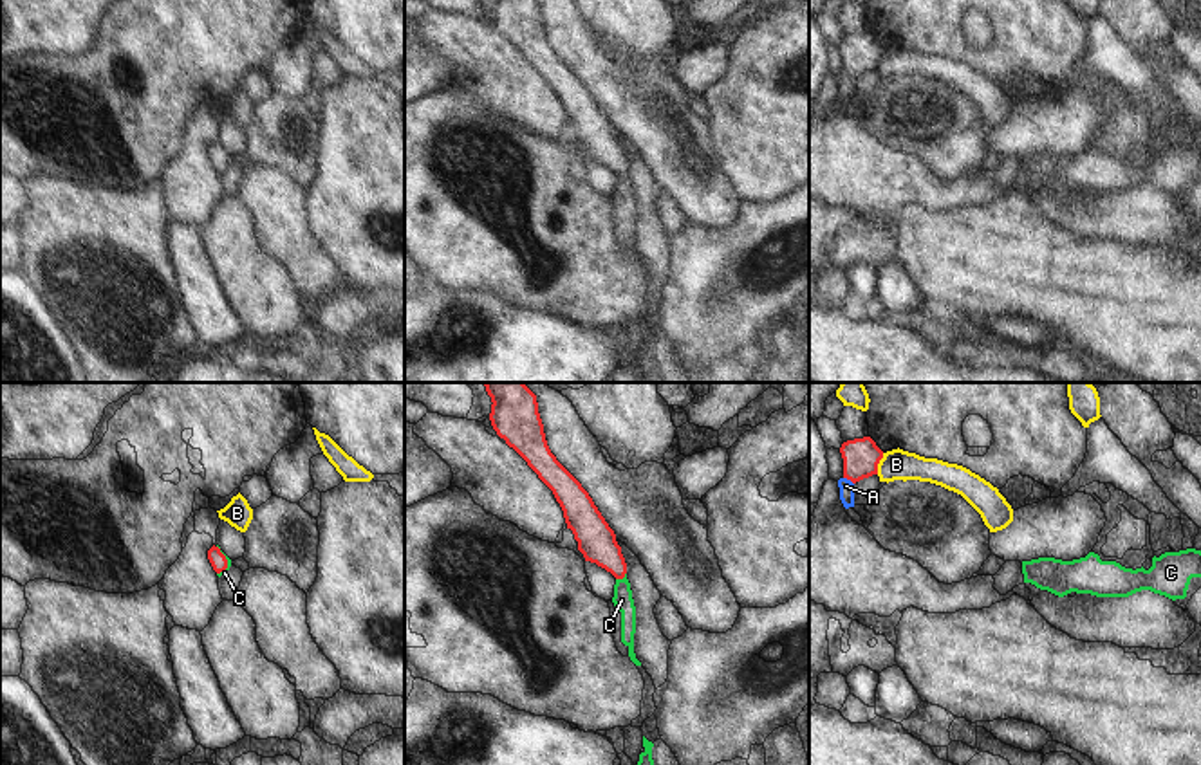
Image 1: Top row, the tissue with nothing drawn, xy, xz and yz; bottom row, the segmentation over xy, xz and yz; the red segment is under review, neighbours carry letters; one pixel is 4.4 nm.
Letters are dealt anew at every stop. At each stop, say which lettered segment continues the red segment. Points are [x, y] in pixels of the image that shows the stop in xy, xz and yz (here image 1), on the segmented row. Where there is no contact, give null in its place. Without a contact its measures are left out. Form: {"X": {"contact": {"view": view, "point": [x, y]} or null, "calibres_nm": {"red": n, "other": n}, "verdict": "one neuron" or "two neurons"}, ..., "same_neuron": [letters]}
{"A": {"contact": {"view": "yz", "point": [849, 479]}, "calibres_nm": {"red": 160, "other": 70}, "verdict": "two neurons"}, "B": {"contact": {"view": "yz", "point": [878, 462]}, "calibres_nm": {"red": 160, "other": 140}, "verdict": "two neurons"}, "C": {"contact": {"view": "xz", "point": [622, 578]}, "calibres_nm": {"red": 170, "other": 90}, "verdict": "one neuron"}, "same_neuron": ["C"]}

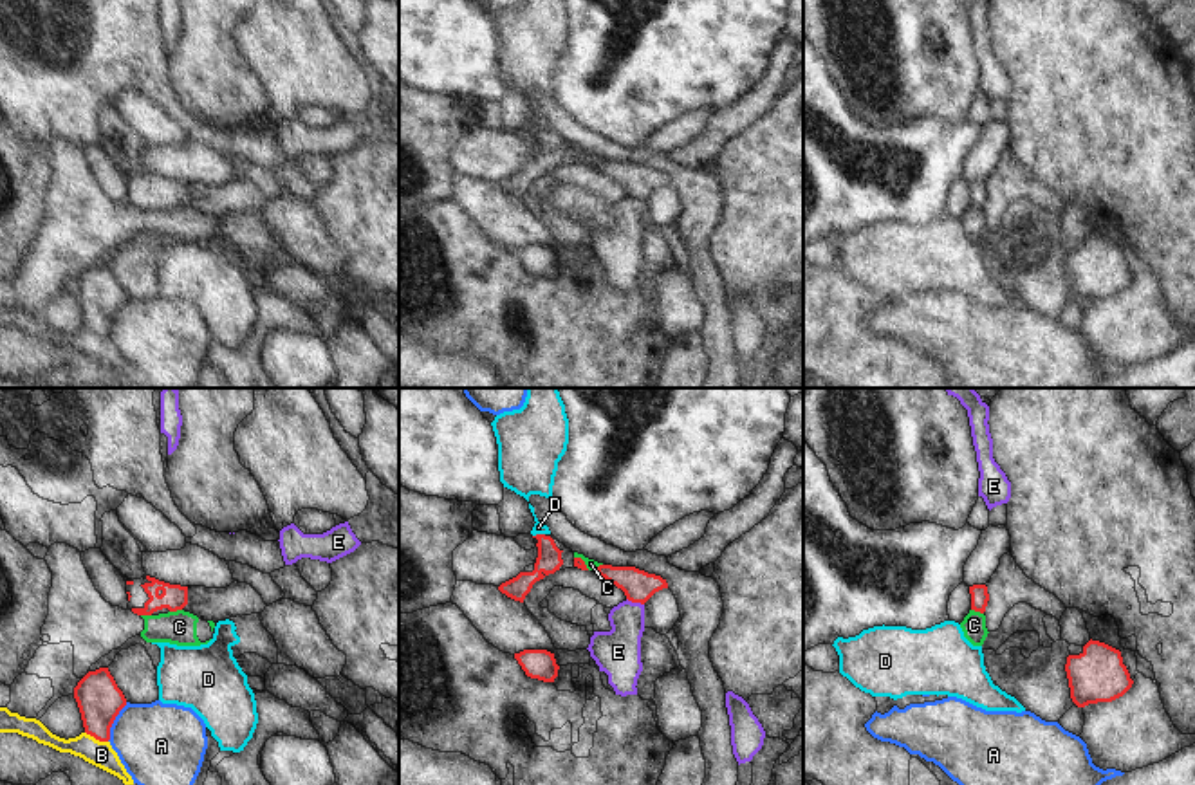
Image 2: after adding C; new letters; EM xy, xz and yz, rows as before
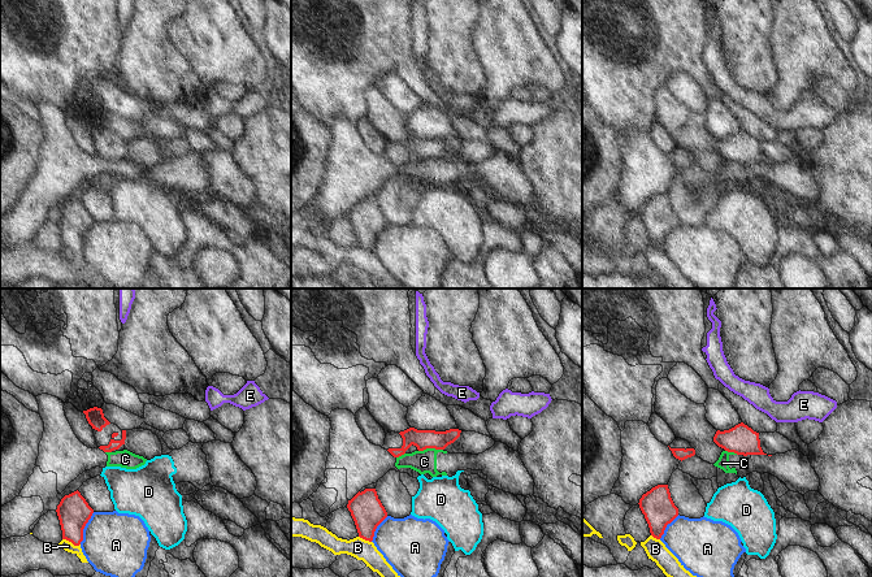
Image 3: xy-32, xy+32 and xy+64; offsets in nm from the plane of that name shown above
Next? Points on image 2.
{"A": {"contact": {"view": "xy", "point": [112, 722]}, "calibres_nm": {"red": 200, "other": 360}, "verdict": "two neurons"}, "B": {"contact": {"view": "xy", "point": [96, 738]}, "calibres_nm": {"red": 200, "other": 120}, "verdict": "two neurons"}, "C": {"contact": {"view": "xy", "point": [176, 610]}, "calibres_nm": {"red": 120, "other": 150}, "verdict": "two neurons"}, "D": {"contact": {"view": "xz", "point": [538, 535]}, "calibres_nm": {"red": 110, "other": 50}, "verdict": "two neurons"}, "E": {"contact": {"view": "xz", "point": [636, 601]}, "calibres_nm": {"red": 140, "other": 200}, "verdict": "two neurons"}, "same_neuron": []}

